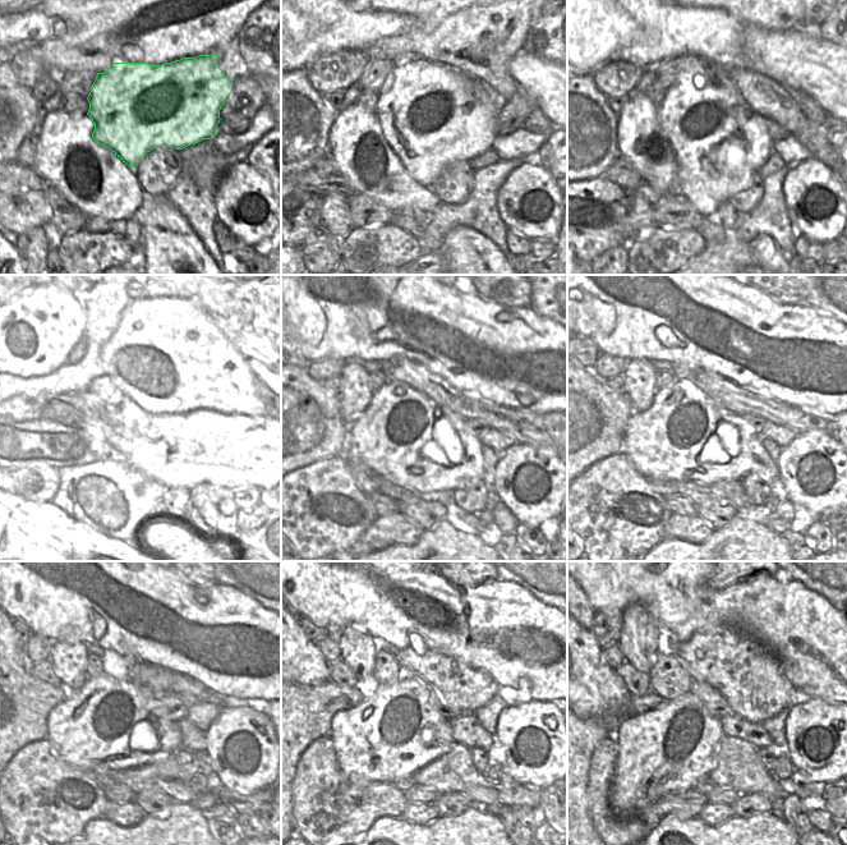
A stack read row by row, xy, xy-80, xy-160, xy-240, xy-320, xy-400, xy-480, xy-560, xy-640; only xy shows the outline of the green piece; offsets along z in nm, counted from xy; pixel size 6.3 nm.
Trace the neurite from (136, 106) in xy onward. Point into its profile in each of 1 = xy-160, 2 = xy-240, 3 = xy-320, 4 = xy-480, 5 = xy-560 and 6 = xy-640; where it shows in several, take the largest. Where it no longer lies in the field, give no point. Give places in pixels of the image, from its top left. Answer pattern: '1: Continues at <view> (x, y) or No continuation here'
1: Continues at xy-160 (719, 143)
2: Continues at xy-240 (136, 440)
3: Continues at xy-320 (399, 419)
4: Continues at xy-480 (90, 729)
5: Continues at xy-560 (380, 739)
6: Continues at xy-640 (670, 748).

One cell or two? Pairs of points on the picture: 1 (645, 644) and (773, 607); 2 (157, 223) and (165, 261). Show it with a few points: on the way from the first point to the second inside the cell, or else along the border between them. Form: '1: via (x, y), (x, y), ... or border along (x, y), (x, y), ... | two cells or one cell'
1: border along (641, 604), (661, 628) | two cells
2: via (161, 232), (165, 235), (165, 252) | one cell

